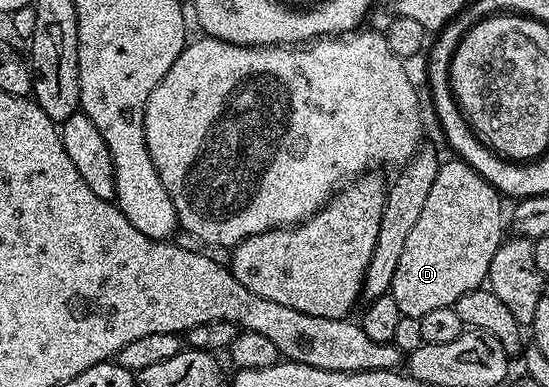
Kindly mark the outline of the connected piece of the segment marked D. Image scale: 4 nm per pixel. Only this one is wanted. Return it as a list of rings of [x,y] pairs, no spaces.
[[[454,157],[451,163],[443,162],[436,173],[436,181],[420,218],[412,225],[412,233],[408,233],[408,242],[404,245],[404,253],[400,256],[400,265],[396,265],[396,277],[392,277],[392,285],[388,294],[400,305],[400,313],[408,317],[421,319],[424,313],[432,313],[432,309],[453,307],[454,302],[464,293],[472,293],[486,283],[488,265],[492,265],[492,253],[502,244],[502,199],[497,187],[494,187],[484,176],[469,163]]]

